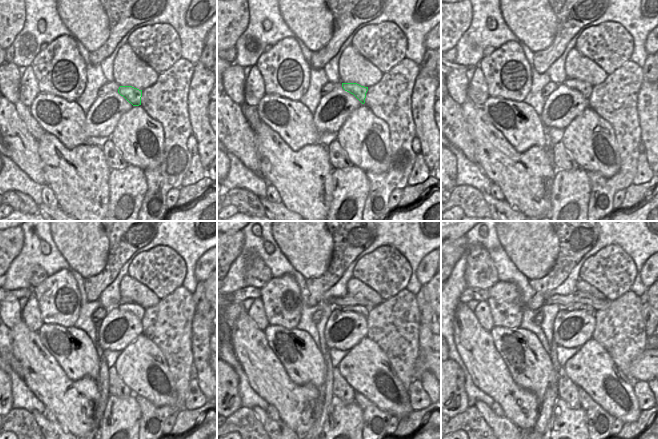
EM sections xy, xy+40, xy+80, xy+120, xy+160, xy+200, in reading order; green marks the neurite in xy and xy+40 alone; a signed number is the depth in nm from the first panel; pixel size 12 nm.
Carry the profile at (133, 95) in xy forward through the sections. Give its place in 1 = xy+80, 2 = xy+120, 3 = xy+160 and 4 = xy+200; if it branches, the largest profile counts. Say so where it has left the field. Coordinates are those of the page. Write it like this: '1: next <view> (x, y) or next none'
1: next xy+80 (584, 88)
2: next xy+120 (136, 309)
3: next xy+160 (362, 310)
4: next xy+200 (590, 310)

